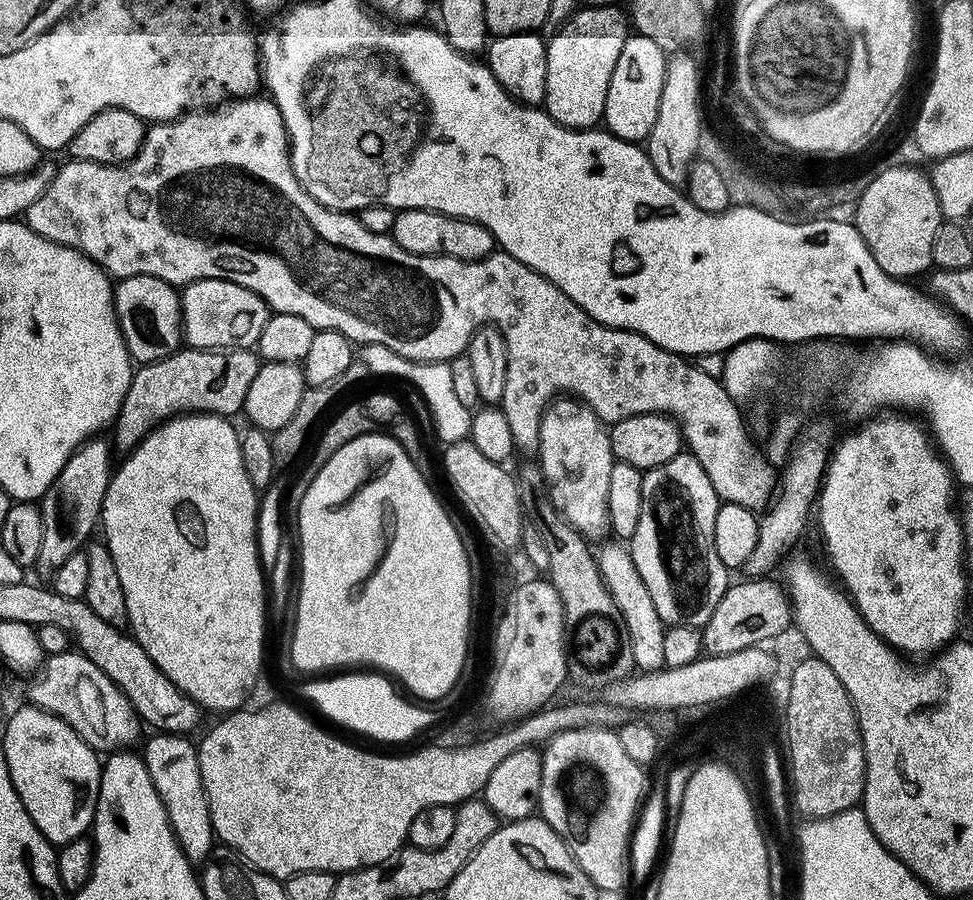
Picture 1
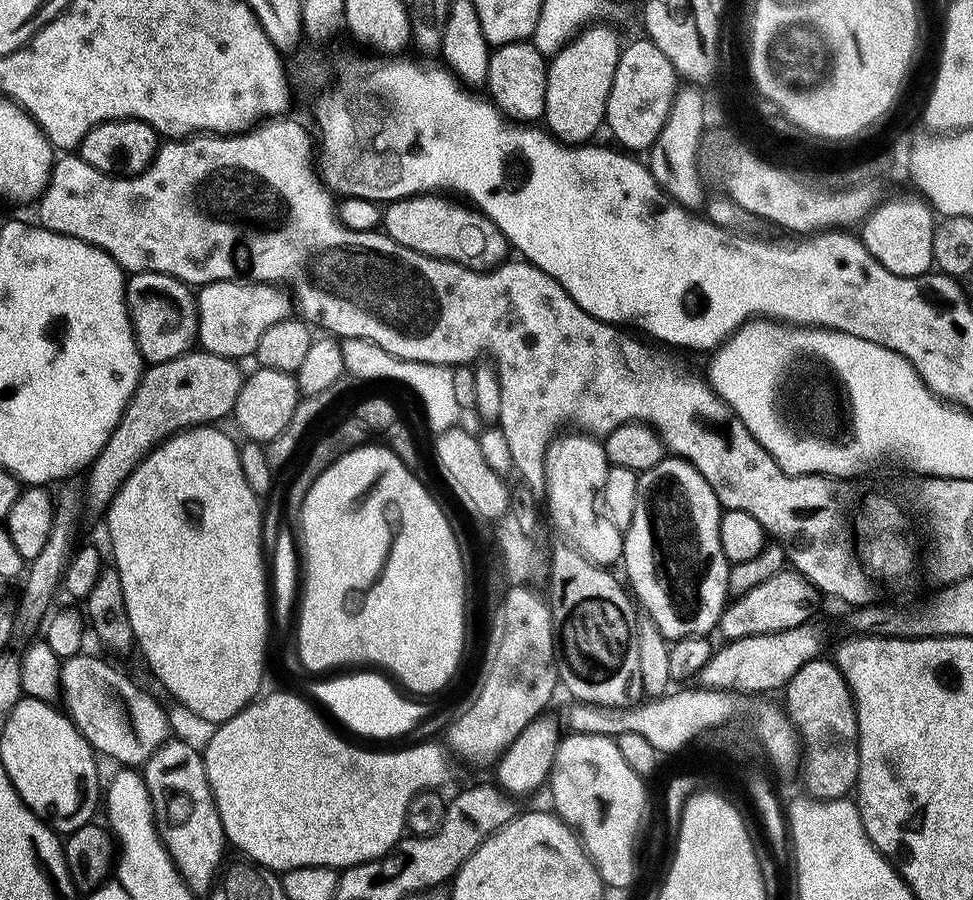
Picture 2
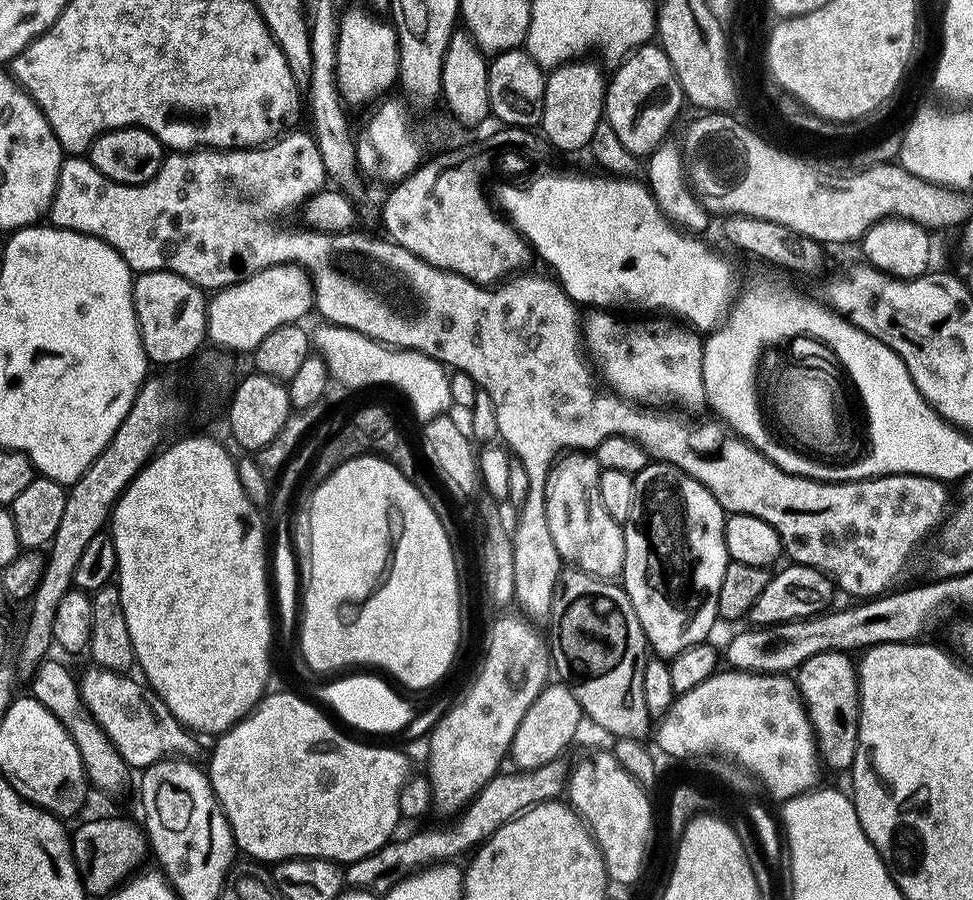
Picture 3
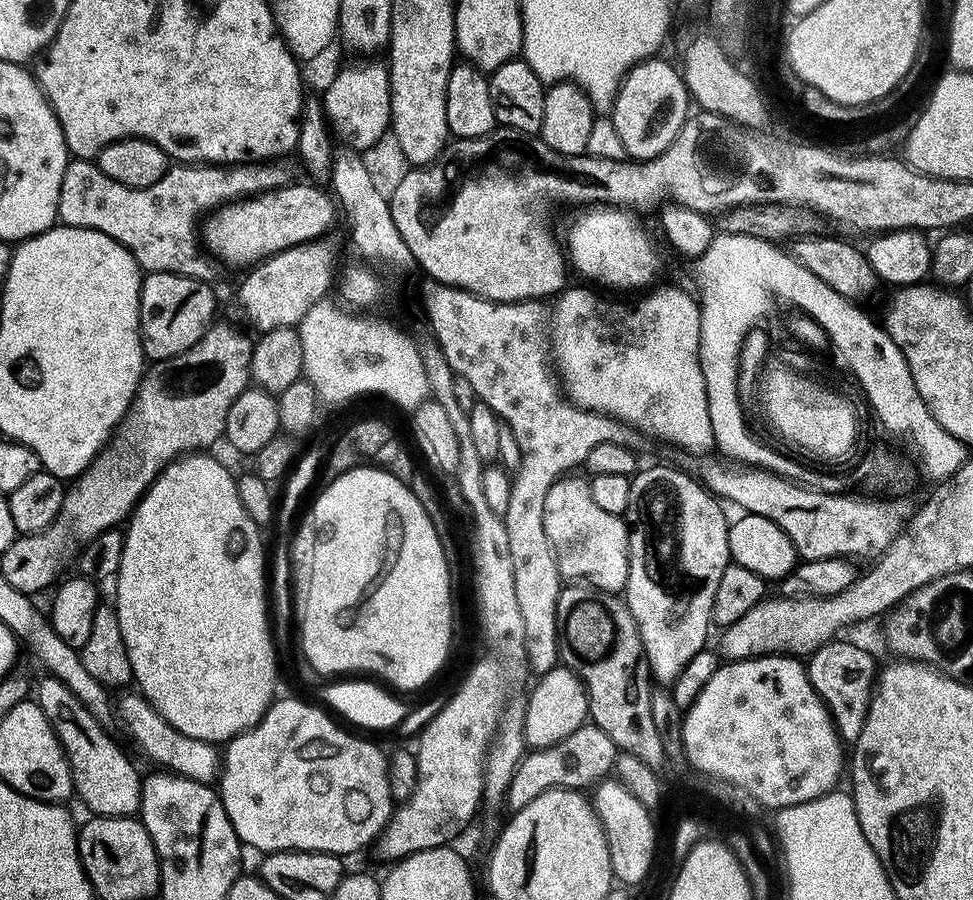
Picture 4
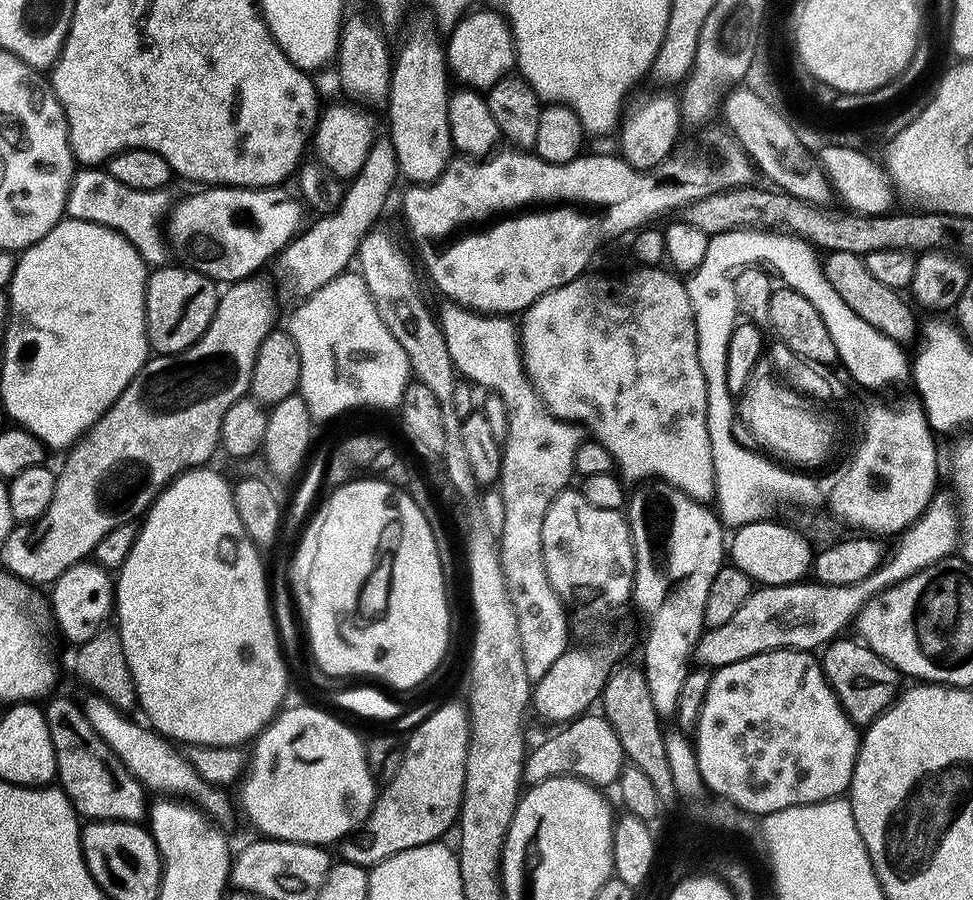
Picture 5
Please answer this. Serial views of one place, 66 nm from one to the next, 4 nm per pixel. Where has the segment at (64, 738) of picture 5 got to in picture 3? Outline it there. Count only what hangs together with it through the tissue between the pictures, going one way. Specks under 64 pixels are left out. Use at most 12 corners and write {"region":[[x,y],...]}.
{"region":[[45,658],[30,694],[82,754],[89,785],[122,791],[130,768],[84,707],[77,677]]}

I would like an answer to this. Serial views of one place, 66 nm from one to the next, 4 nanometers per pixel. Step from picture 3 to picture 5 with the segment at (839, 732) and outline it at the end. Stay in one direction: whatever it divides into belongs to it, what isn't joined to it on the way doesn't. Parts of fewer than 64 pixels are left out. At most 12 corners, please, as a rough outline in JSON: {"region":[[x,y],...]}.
{"region":[[832,640],[824,673],[857,726],[892,705],[902,676],[867,644]]}

